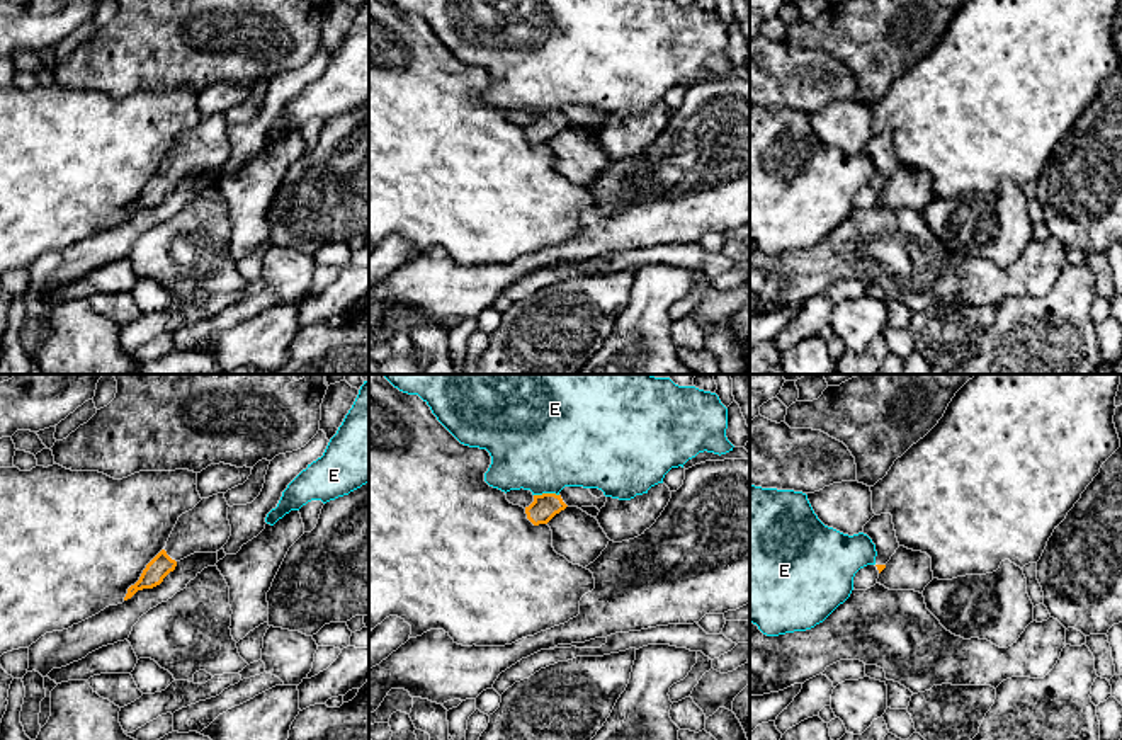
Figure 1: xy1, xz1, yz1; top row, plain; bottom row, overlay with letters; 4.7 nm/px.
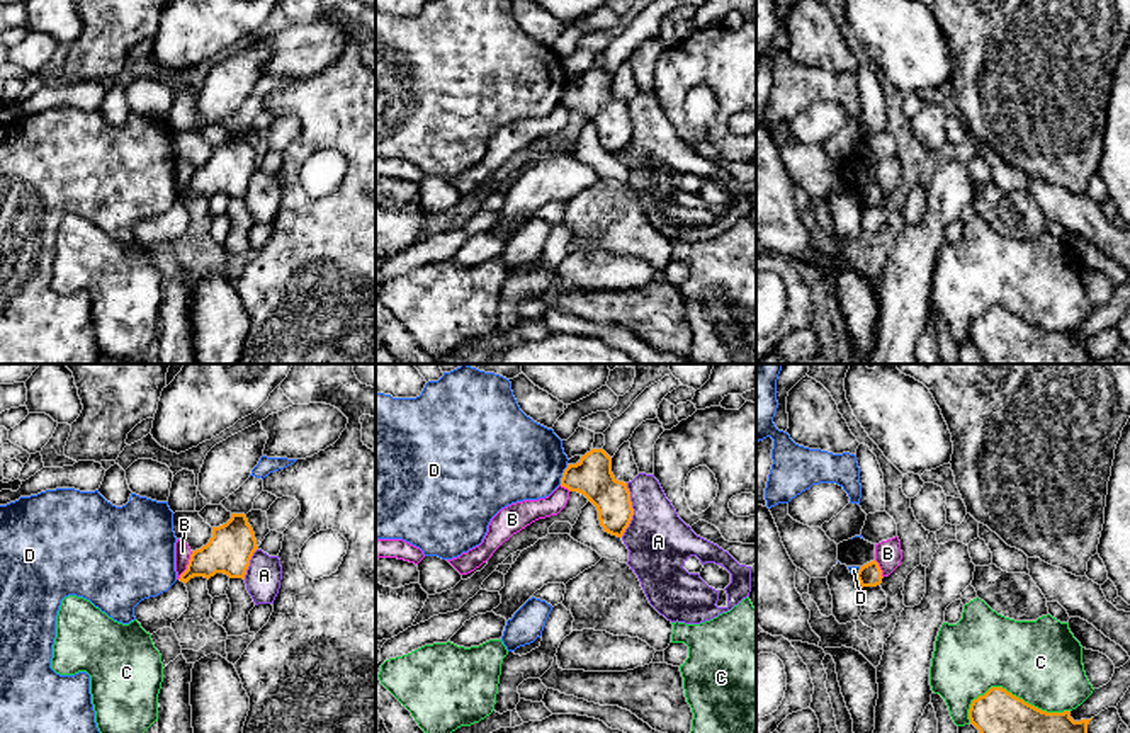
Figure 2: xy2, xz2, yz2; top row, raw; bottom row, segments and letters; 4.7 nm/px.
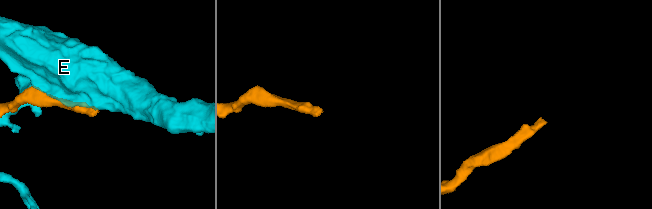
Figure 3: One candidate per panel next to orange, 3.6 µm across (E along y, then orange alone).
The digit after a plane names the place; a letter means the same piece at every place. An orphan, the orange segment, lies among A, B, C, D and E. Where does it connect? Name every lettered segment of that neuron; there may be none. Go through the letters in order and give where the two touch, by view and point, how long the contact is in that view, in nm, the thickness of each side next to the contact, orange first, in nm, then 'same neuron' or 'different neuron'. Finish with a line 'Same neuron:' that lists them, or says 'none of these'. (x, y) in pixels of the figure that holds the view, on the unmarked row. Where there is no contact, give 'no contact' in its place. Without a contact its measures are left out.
A: xz2 (632, 130) | 260 nm | 190/300 nm | different neuron
B: xy2 (187, 184) | 150 nm | 220/80 nm | different neuron
C: yz2 (1011, 313) | 480 nm | 360/400 nm | different neuron
D: xz2 (563, 94) | 100 nm | 190/400 nm | different neuron
E: xz1 (546, 113) | 120 nm | 120/480 nm | different neuron
Same neuron: none of these

